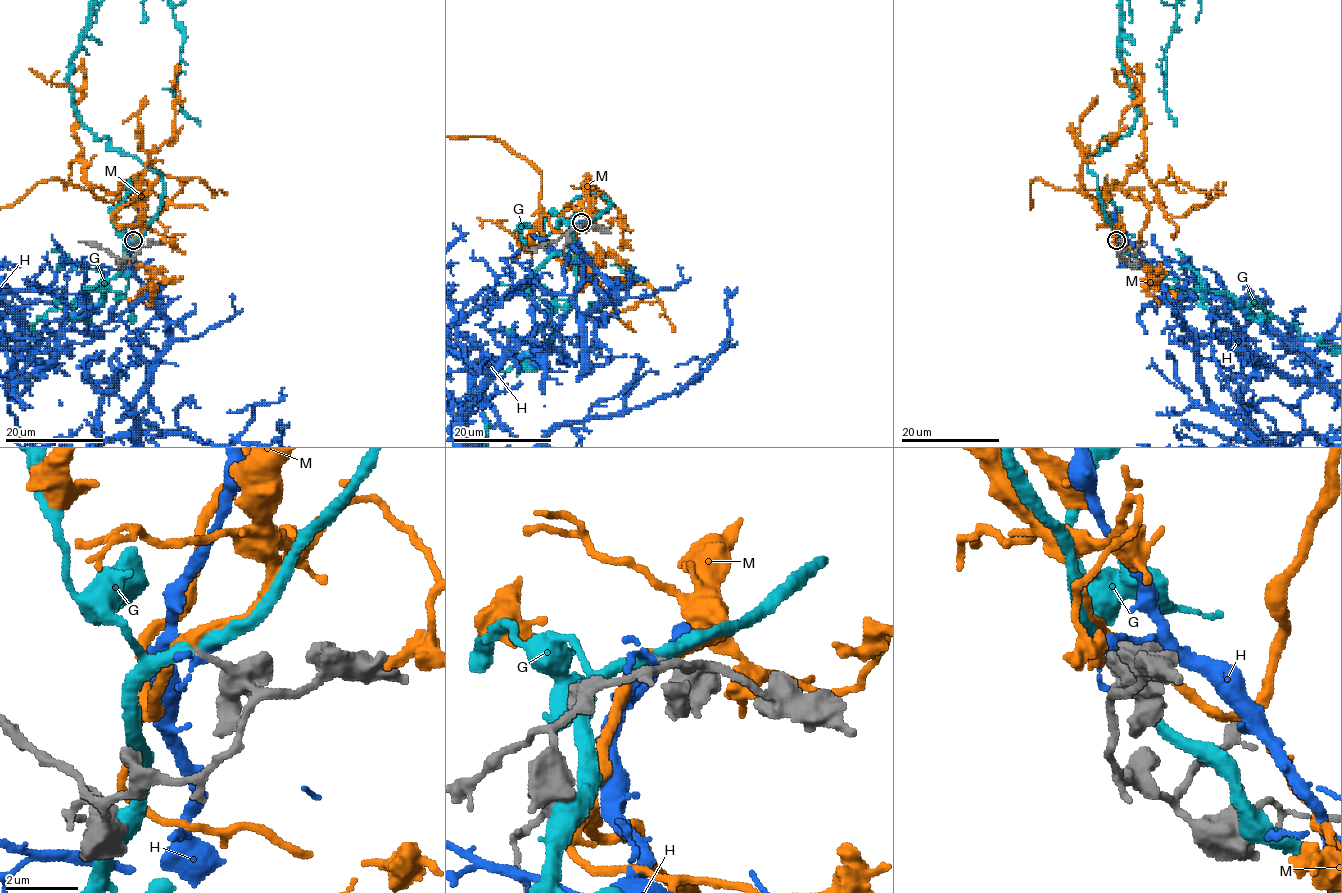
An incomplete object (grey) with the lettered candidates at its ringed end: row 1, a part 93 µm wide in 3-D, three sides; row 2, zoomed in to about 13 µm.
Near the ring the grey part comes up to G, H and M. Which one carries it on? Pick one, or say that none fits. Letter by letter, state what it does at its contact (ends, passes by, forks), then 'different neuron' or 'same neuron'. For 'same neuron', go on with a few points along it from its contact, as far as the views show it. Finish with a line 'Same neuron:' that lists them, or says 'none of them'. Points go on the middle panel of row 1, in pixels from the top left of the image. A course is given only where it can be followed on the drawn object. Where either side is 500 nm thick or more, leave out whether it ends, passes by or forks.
G: it passes by | different neuron
H: it passes by | different neuron
M: it passes by | same neuron
Same neuron: M

